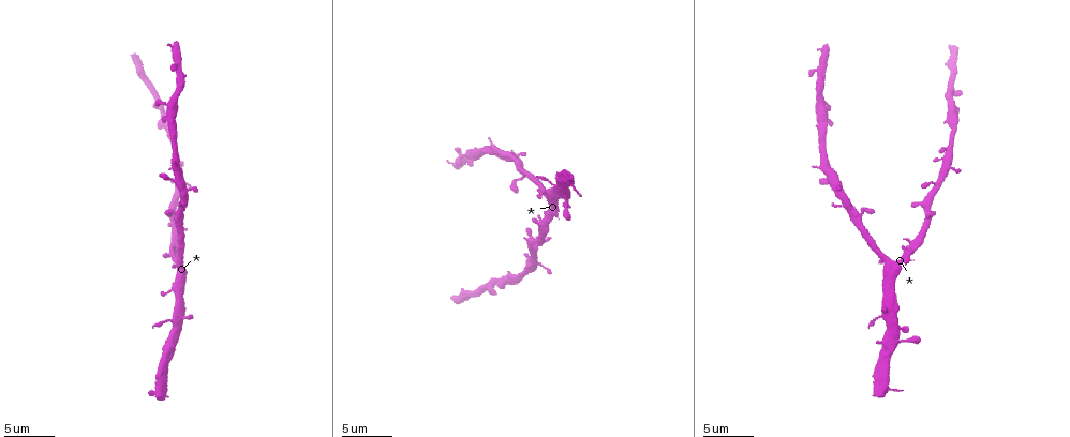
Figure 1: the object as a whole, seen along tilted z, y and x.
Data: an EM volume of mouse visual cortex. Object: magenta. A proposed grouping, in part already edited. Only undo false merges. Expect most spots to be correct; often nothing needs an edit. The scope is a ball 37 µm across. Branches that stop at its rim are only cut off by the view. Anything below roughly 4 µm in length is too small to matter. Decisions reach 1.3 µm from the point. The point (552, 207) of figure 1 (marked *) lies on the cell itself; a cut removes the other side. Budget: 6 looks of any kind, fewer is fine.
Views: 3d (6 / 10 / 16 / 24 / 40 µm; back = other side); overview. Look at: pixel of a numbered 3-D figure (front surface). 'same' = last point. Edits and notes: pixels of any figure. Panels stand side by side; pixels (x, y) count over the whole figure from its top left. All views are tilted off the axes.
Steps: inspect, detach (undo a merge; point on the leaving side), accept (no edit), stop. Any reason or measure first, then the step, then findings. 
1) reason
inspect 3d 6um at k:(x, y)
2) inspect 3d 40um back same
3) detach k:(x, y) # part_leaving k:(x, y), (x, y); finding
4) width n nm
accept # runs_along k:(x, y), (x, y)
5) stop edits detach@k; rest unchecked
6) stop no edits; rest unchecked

inspect 3d 16um at 1:(179, 268)

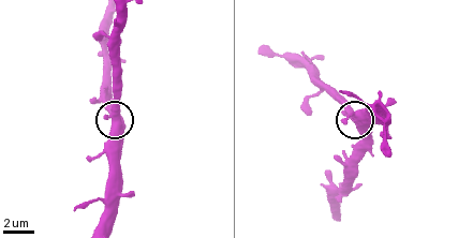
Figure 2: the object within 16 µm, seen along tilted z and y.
accept # all the same cell

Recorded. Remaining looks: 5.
inspect 3d 6um at 1:(178, 336)

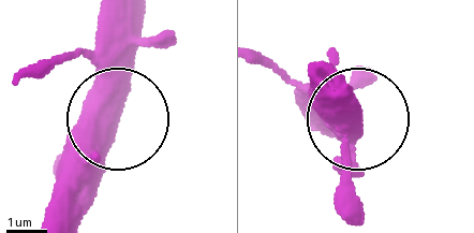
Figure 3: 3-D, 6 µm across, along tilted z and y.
inspect 3d 6um back at 3:(113, 116)

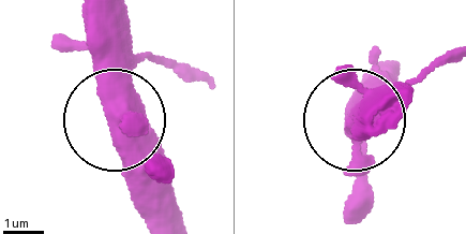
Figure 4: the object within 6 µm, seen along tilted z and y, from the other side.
accept # all the same cell

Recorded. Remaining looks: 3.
sudden change in width
inspect 3d 10um at 1:(173, 226)

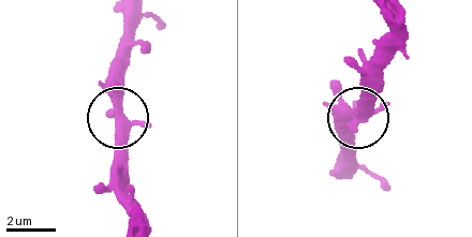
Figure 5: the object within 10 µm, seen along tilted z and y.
accept # runs_along 5:(392, 30), (355, 115), (337, 129); all the same cell

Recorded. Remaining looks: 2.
stop no edits; rest unchecked

